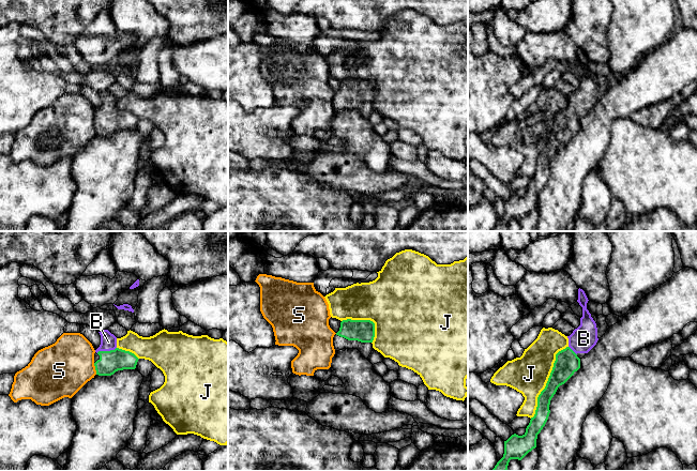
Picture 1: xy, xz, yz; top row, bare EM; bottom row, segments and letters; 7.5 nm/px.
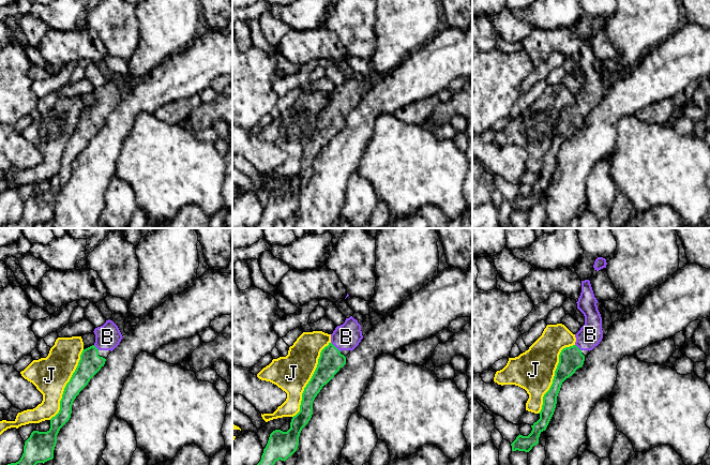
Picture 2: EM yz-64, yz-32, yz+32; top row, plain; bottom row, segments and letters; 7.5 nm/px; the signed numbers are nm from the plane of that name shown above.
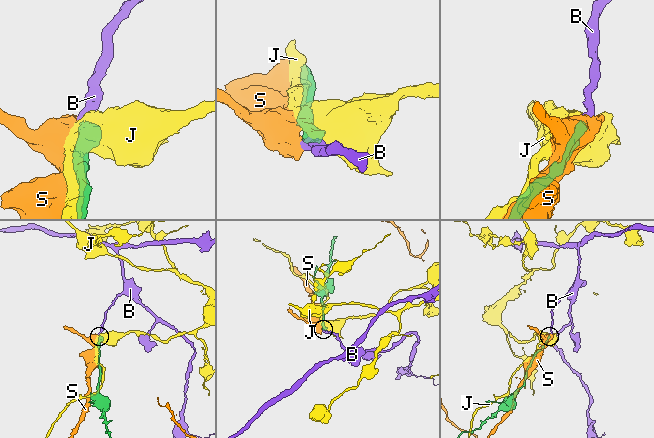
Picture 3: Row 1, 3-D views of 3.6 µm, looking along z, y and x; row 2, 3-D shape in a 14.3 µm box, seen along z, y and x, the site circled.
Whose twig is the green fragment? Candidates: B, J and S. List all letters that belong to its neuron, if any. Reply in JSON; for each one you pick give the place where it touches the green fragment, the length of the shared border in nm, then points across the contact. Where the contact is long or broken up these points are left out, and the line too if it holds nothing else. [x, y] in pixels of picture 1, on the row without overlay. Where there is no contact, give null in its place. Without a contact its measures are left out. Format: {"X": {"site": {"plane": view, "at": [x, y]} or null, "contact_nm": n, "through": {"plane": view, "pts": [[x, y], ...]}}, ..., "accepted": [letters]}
{"B": {"site": {"plane": "xy", "at": [106, 111]}, "contact_nm": 160, "through": {"plane": "xy", "pts": [[109, 122], [106, 111], [108, 102]]}}, "accepted": ["B"]}

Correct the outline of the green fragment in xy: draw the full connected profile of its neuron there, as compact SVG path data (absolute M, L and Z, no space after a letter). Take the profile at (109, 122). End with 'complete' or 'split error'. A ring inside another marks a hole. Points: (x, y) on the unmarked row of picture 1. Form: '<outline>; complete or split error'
M108 90L99 92L101 105L95 110L100 119L94 123L96 135L111 136L118 131L135 130L138 118L130 112L117 107L117 97Z; split error

